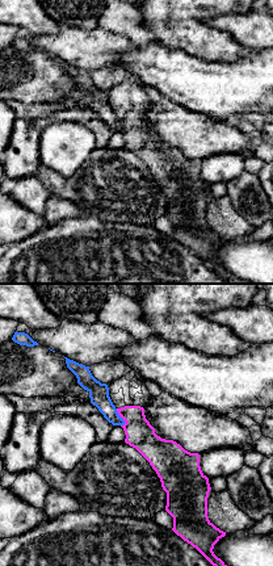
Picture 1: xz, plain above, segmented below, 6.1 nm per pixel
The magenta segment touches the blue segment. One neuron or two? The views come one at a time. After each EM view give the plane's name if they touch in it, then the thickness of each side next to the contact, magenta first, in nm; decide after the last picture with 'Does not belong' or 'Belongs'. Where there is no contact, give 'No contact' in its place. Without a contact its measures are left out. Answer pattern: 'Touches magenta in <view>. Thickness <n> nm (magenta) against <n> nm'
Touches magenta in xz. Thickness 180 nm (magenta) against 130 nm

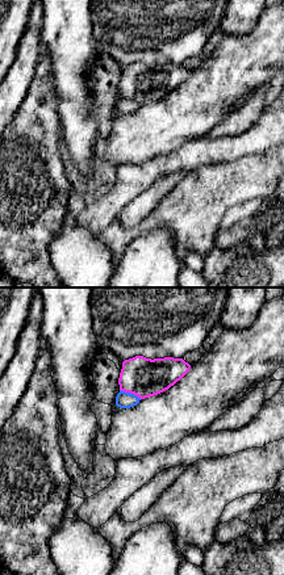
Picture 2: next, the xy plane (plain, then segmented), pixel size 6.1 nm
Touches magenta in xy. Thickness 240 nm (magenta) against 100 nm

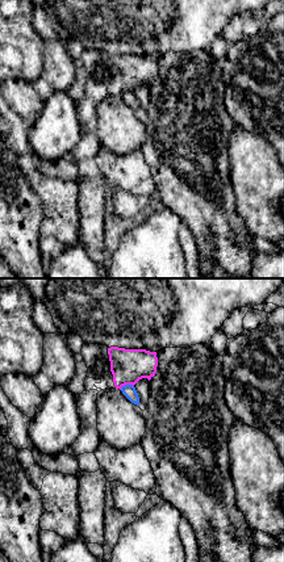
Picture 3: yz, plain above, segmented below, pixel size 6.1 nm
Touches magenta in yz. Thickness 220 nm (magenta) against 80 nm

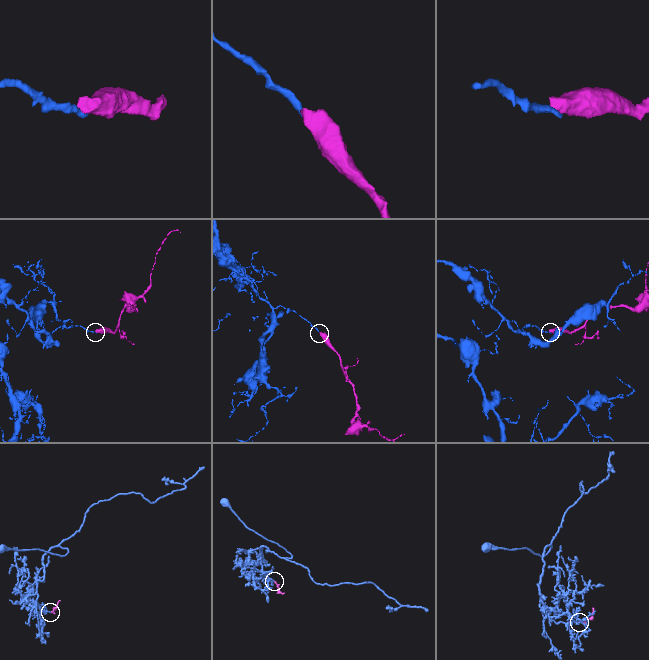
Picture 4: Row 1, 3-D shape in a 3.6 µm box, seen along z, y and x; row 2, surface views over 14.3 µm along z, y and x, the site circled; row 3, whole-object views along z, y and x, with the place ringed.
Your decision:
Does not belong

